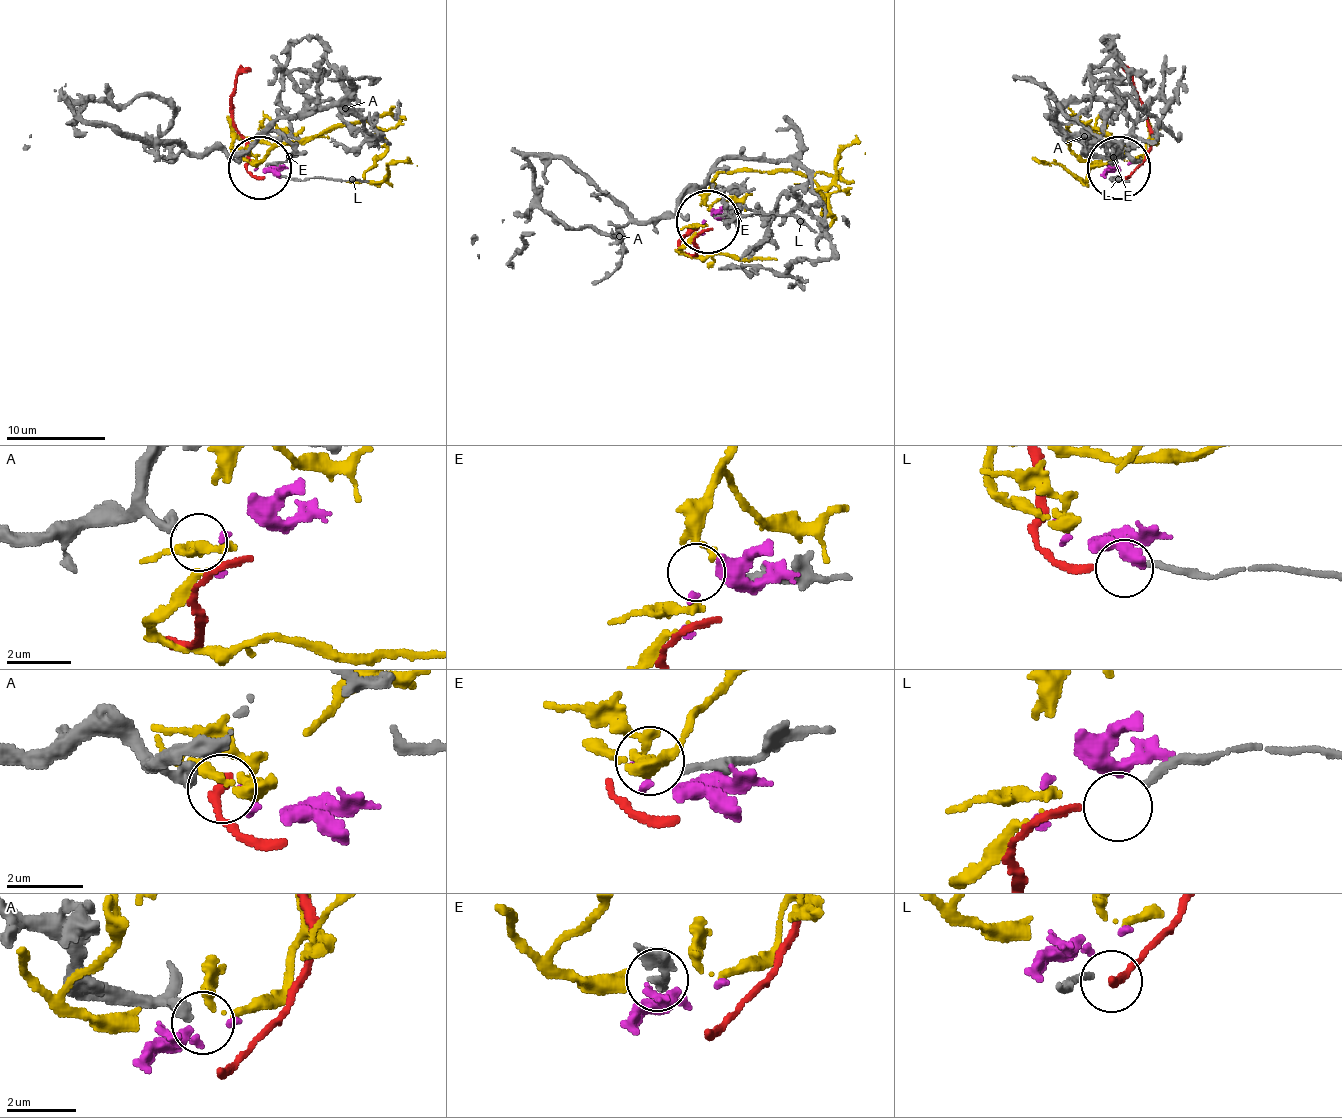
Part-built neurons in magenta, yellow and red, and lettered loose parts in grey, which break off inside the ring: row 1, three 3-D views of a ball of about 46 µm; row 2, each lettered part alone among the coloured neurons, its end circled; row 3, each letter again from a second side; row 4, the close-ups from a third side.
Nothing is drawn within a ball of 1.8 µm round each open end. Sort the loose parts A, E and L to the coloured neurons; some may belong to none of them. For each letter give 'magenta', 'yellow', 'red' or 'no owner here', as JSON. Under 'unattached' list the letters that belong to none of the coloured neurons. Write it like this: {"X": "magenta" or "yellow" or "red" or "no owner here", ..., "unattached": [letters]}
{"A": "magenta", "E": "yellow", "L": "red", "unattached": []}

